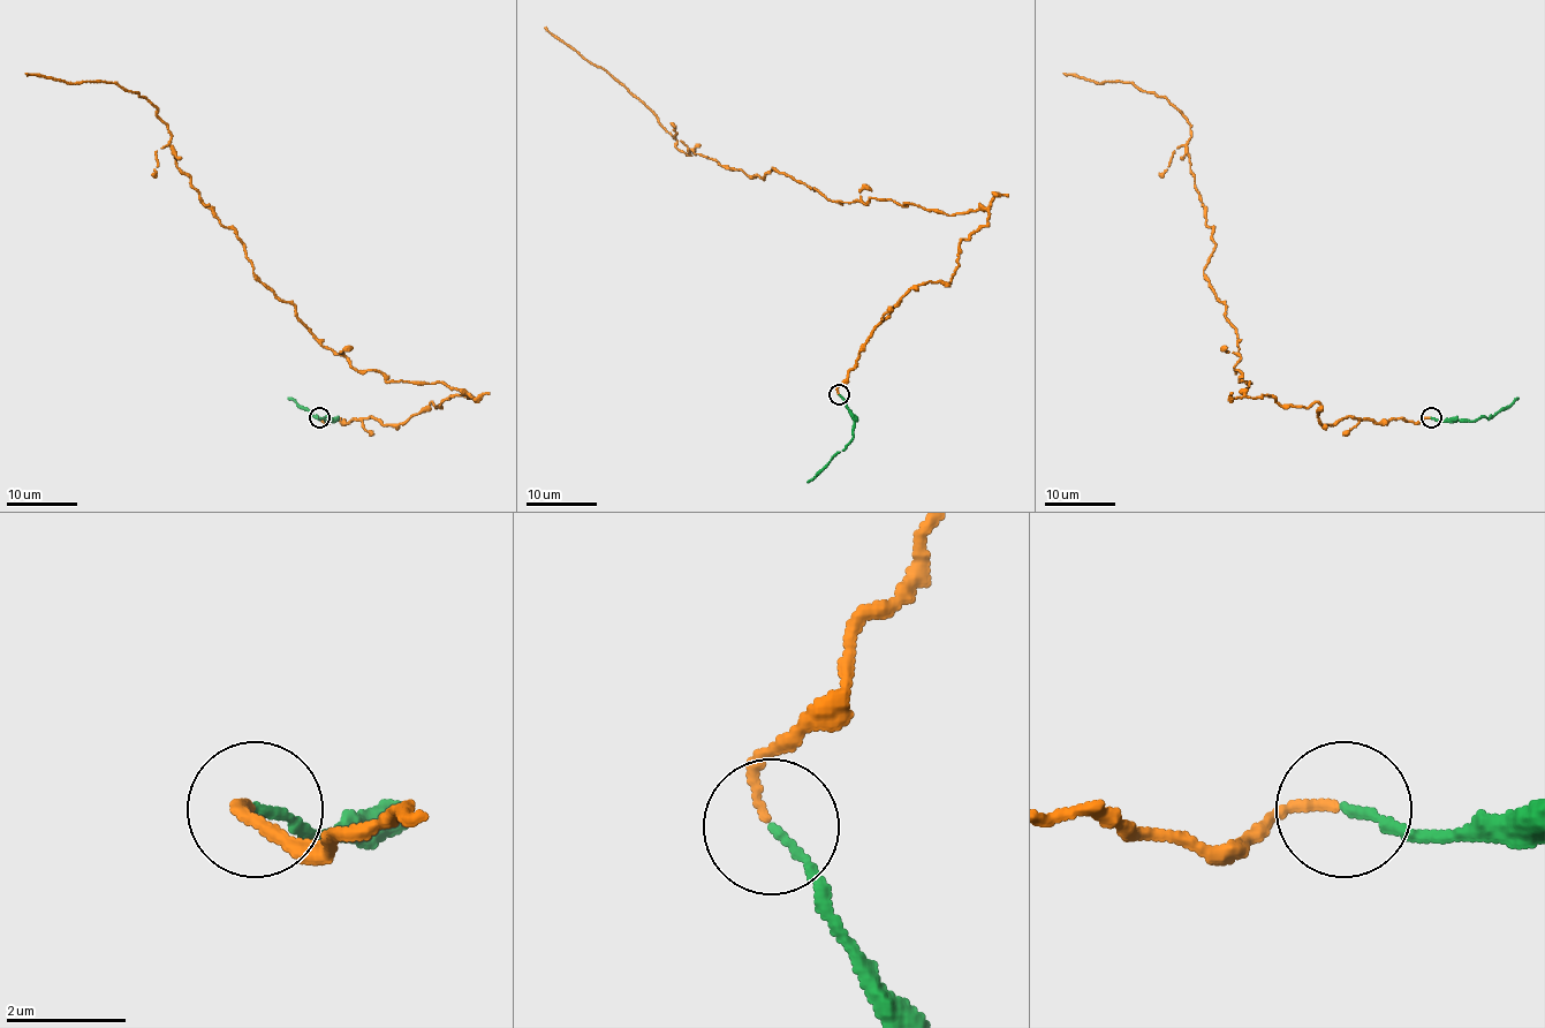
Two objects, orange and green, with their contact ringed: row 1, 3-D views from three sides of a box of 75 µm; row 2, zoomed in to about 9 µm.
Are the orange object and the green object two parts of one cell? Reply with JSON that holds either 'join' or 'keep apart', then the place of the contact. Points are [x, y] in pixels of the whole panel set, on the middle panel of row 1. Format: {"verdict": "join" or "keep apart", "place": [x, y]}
{"verdict": "join", "place": [839, 394]}

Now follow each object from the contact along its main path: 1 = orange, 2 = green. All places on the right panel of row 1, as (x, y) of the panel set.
1: (1430, 418), (1331, 425), (1317, 402), (1249, 397), (1204, 273), (1188, 120), (1133, 83), (1062, 73)
2: (1431, 418), (1477, 420), (1484, 416), (1487, 420), (1517, 397)

